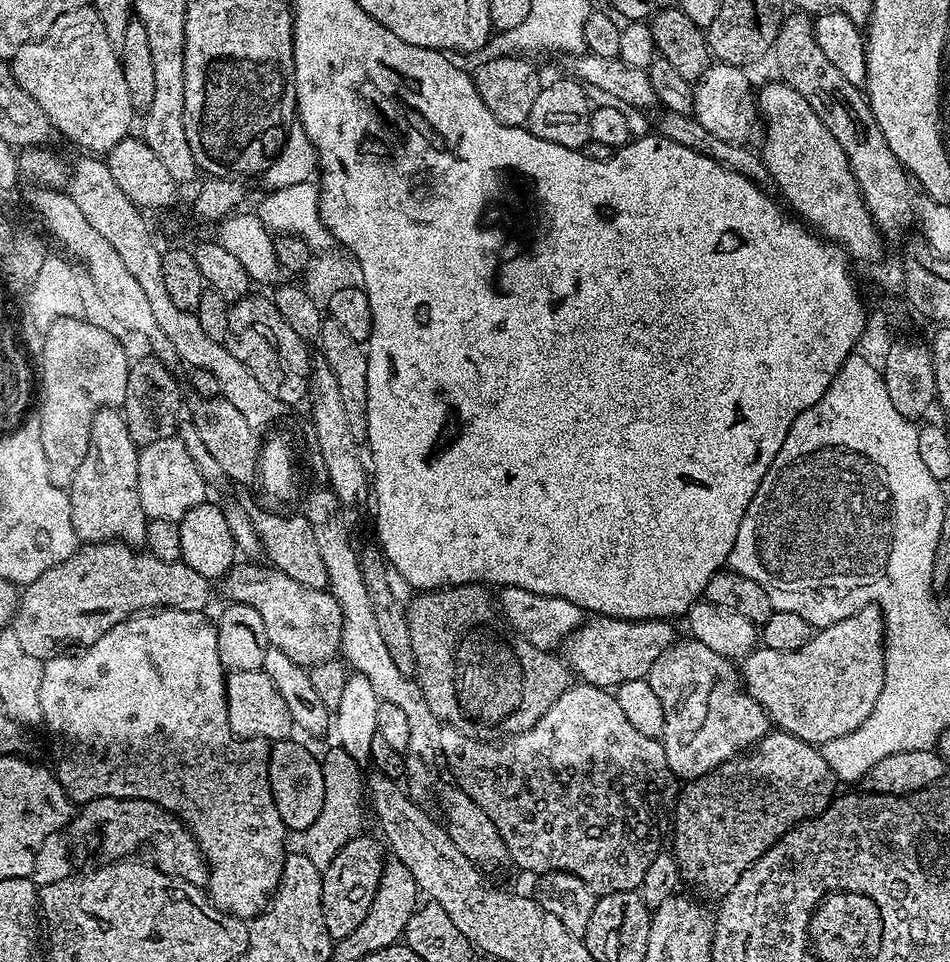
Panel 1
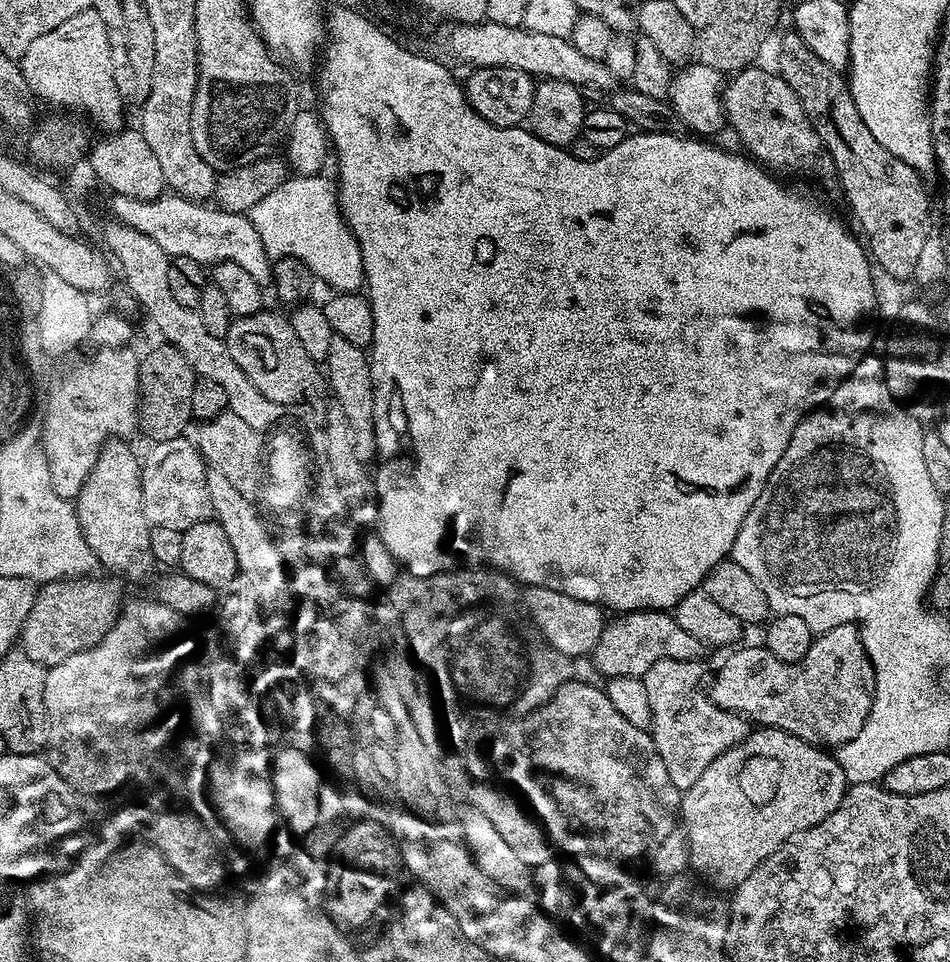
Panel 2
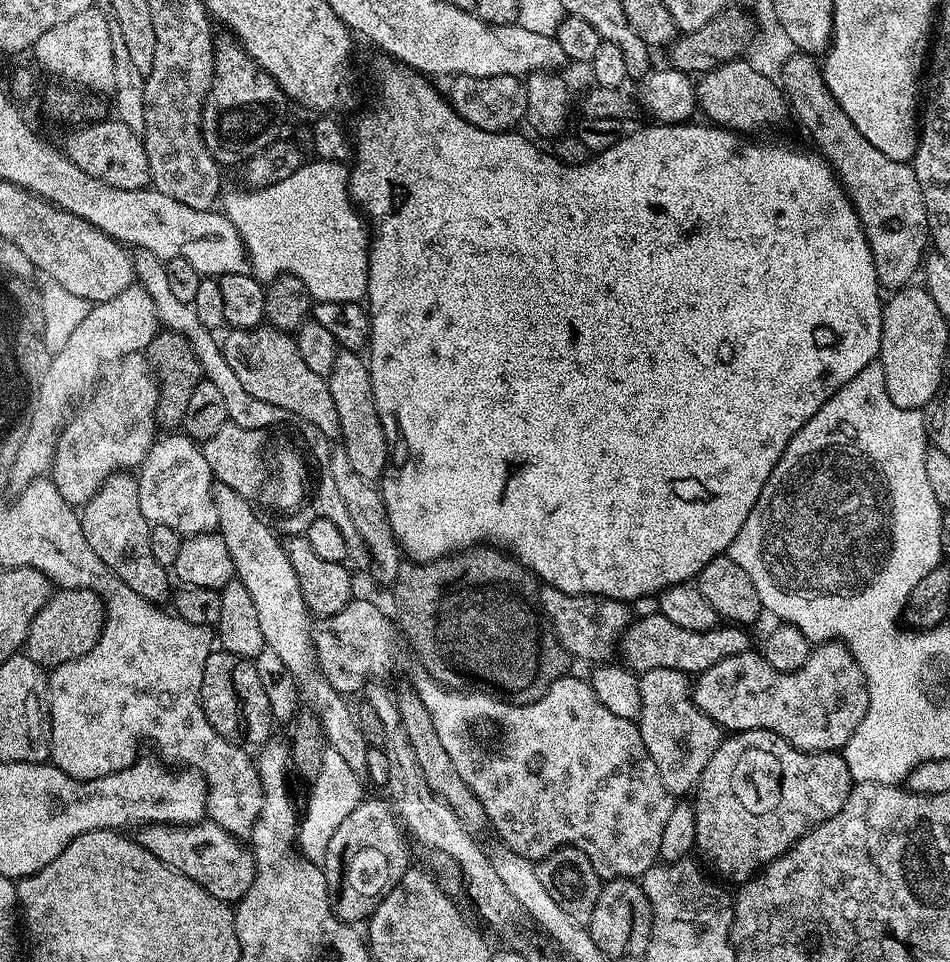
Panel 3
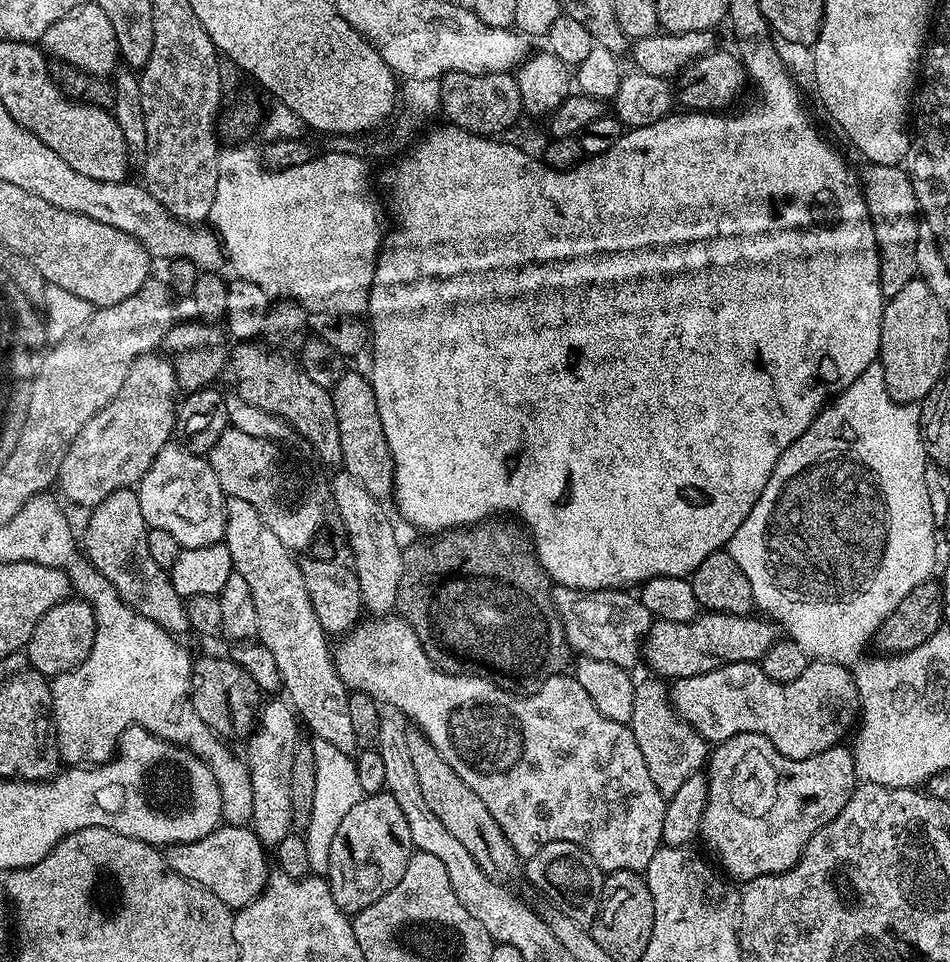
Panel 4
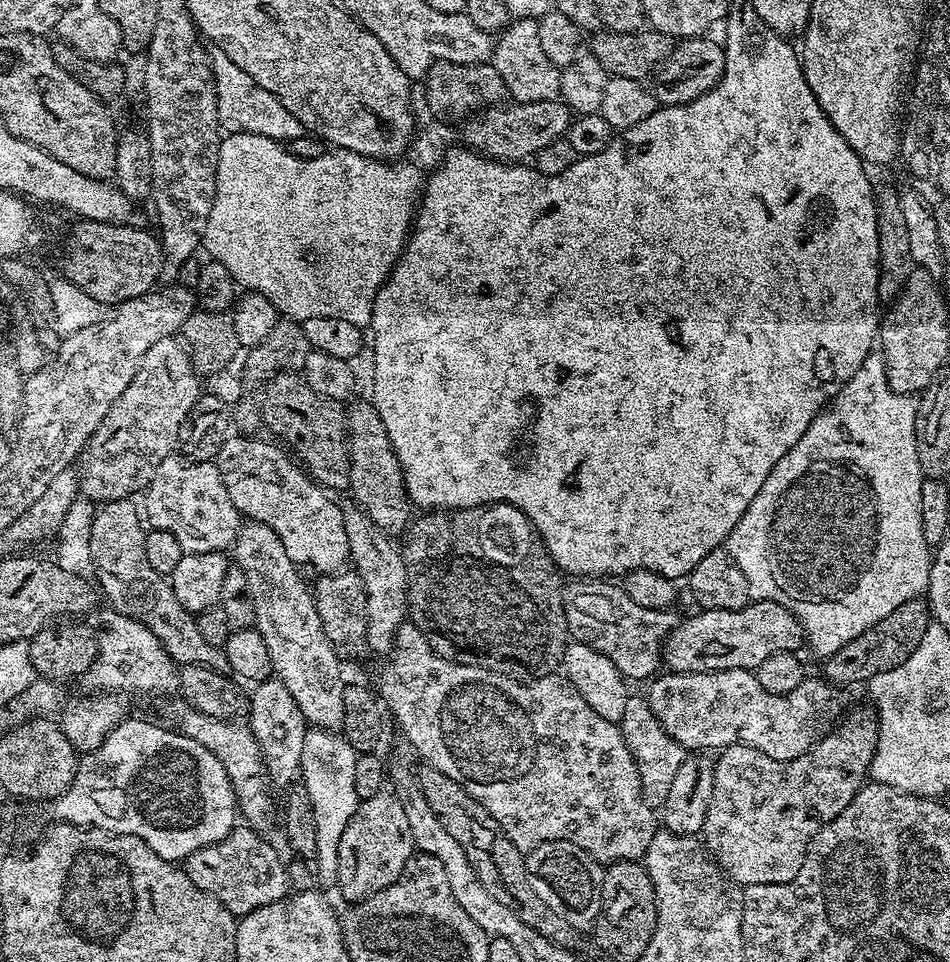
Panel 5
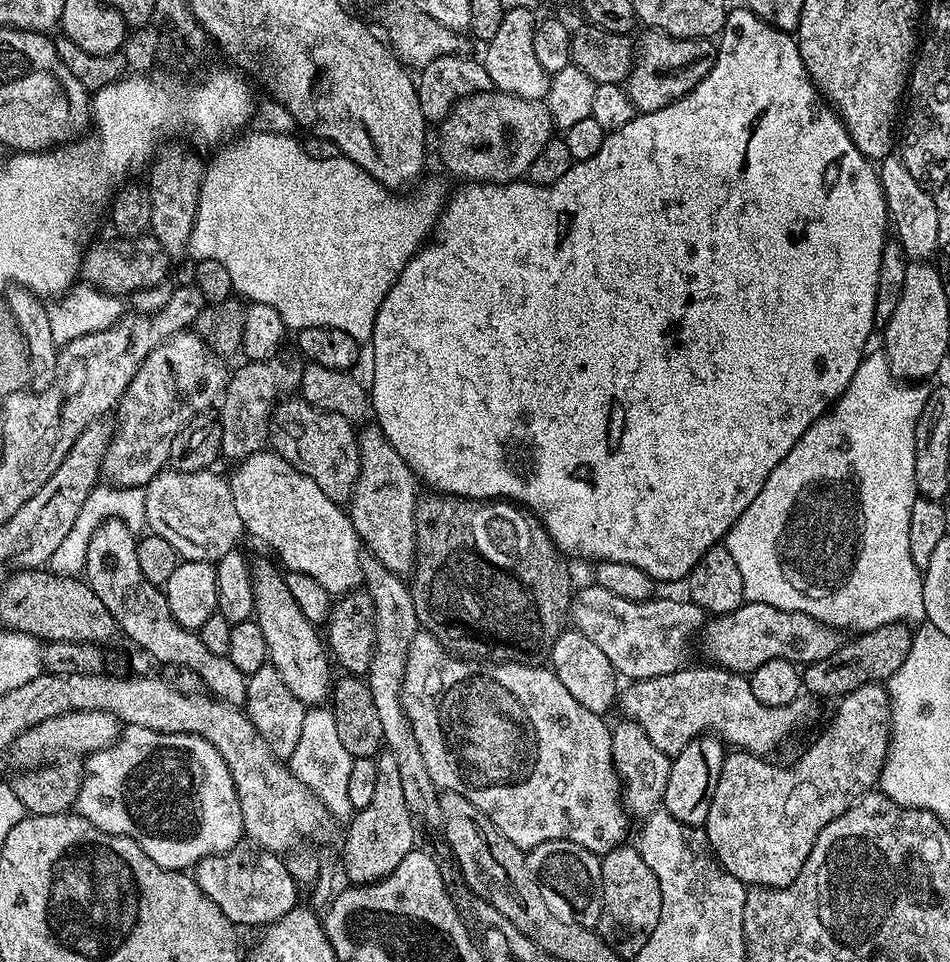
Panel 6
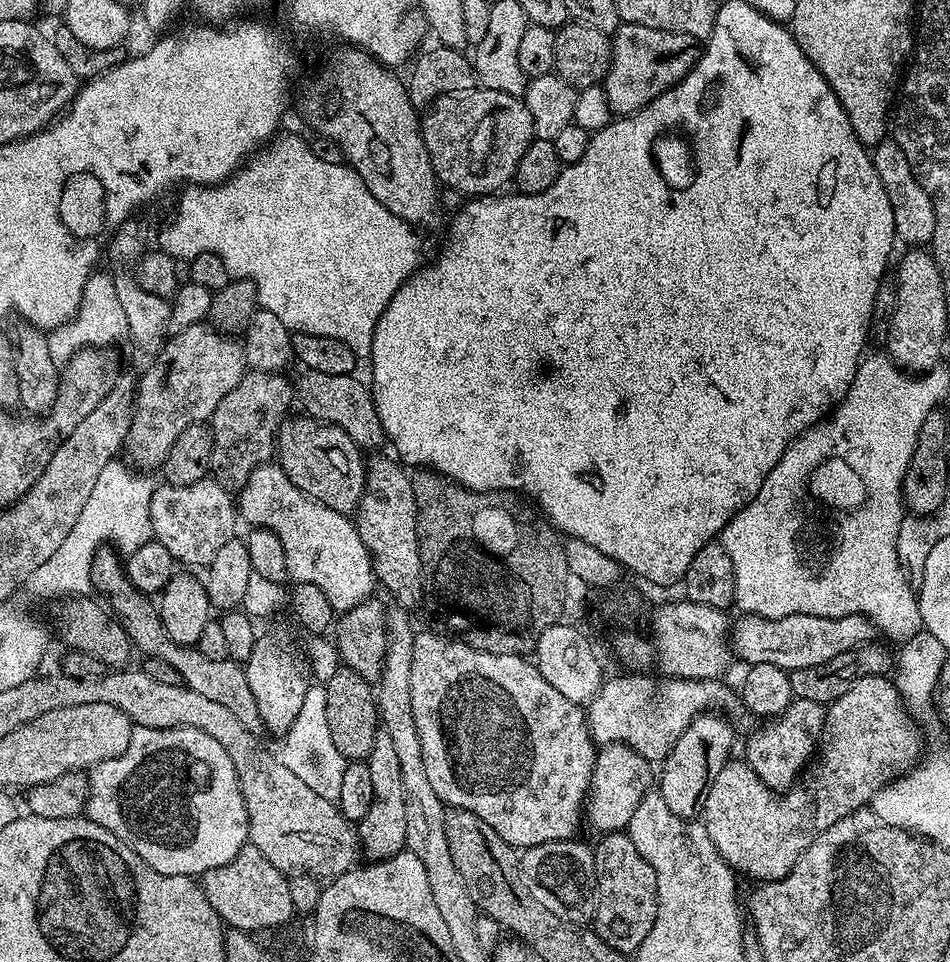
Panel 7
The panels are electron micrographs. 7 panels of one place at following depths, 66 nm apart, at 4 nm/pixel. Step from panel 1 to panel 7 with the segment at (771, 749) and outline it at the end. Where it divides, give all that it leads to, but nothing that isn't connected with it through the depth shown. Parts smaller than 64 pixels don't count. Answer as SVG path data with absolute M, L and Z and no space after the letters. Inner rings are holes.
M887 675L858 678L840 698L827 705L818 751L803 775L781 795L784 796L781 800L743 759L729 759L728 764L718 770L718 778L714 778L710 794L706 794L702 817L702 823L710 834L710 842L714 842L718 854L722 854L724 861L741 877L749 876L752 882L781 880L790 874L798 858L802 858L810 842L814 842L822 830L830 830L834 822L871 805L878 790L916 767L922 756L920 728L911 719L915 720L905 708L900 691Z

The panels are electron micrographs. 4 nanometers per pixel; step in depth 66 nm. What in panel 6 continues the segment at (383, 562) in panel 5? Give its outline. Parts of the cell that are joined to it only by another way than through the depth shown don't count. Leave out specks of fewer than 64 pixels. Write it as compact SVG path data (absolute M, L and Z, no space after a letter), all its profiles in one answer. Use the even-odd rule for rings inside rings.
M371 554L361 555L360 571L363 587L374 602L374 630L376 645L370 658L370 666L366 673L368 689L374 694L374 707L382 725L384 748L394 754L398 762L398 771L402 778L402 790L406 794L408 809L417 817L435 817L440 811L440 797L436 783L426 771L426 761L422 758L422 749L418 746L418 738L414 738L414 730L410 726L410 718L406 718L406 710L402 706L400 691L406 674L408 651L416 632L421 631L420 619L414 610L414 598L411 587L395 572L386 570L382 562L378 562Z

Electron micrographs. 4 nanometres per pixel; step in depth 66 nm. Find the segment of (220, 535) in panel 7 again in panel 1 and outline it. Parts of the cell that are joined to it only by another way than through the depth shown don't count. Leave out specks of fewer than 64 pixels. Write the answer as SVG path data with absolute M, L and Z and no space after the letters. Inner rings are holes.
M180 439L150 442L139 449L139 454L138 498L149 520L166 518L178 522L187 512L194 510L194 506L205 503L206 483Z

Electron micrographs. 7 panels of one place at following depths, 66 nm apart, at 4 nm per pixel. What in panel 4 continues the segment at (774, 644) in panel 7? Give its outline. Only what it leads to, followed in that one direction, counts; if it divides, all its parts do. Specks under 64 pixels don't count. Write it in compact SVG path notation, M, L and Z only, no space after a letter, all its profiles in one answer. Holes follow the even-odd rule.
M705 611L689 622L657 619L646 634L642 645L642 660L660 678L669 676L675 682L698 674L706 674L734 662L758 662L778 639L777 625L760 614L739 616Z

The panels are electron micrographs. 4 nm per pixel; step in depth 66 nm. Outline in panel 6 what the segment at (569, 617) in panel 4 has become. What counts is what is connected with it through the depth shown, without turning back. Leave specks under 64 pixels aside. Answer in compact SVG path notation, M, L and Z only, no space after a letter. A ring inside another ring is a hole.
M588 582L572 597L570 620L575 631L586 634L586 638L590 638L606 658L610 658L612 667L623 679L625 676L625 681L658 678L685 667L688 640L695 641L706 623L704 609L691 600L658 599L627 601L600 584Z

